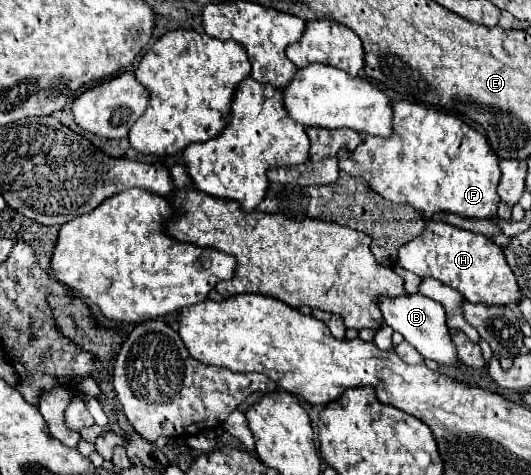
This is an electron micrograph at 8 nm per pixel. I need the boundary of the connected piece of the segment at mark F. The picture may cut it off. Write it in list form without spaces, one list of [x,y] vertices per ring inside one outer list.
[[[407,100],[395,102],[393,112],[393,136],[385,140],[363,134],[363,142],[353,152],[339,156],[339,168],[351,176],[363,176],[369,186],[385,200],[413,206],[423,214],[423,220],[429,220],[437,212],[459,214],[463,218],[493,218],[499,204],[497,184],[501,180],[501,170],[499,158],[491,150],[487,138],[451,114],[443,114],[421,104],[409,104]]]

